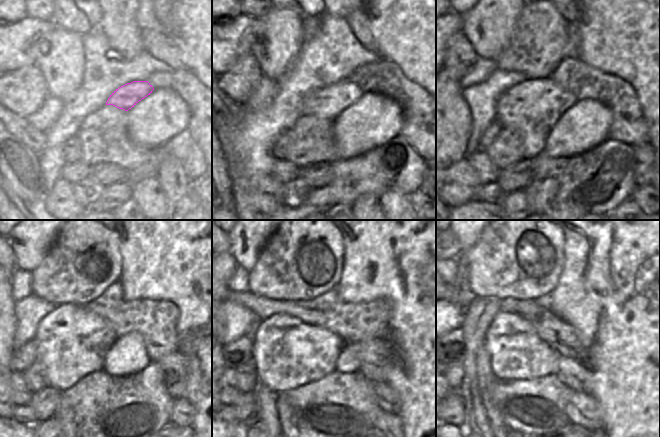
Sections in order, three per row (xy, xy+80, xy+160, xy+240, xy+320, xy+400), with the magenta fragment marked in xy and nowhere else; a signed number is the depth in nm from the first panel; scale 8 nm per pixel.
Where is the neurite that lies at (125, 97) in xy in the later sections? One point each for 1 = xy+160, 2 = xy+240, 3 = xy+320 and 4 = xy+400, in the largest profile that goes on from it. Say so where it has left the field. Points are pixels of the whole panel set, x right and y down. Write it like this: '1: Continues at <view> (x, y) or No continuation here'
1: Continues at xy+160 (542, 101)
2: Continues at xy+240 (63, 335)
3: Continues at xy+320 (281, 340)
4: Continues at xy+400 (510, 339).

